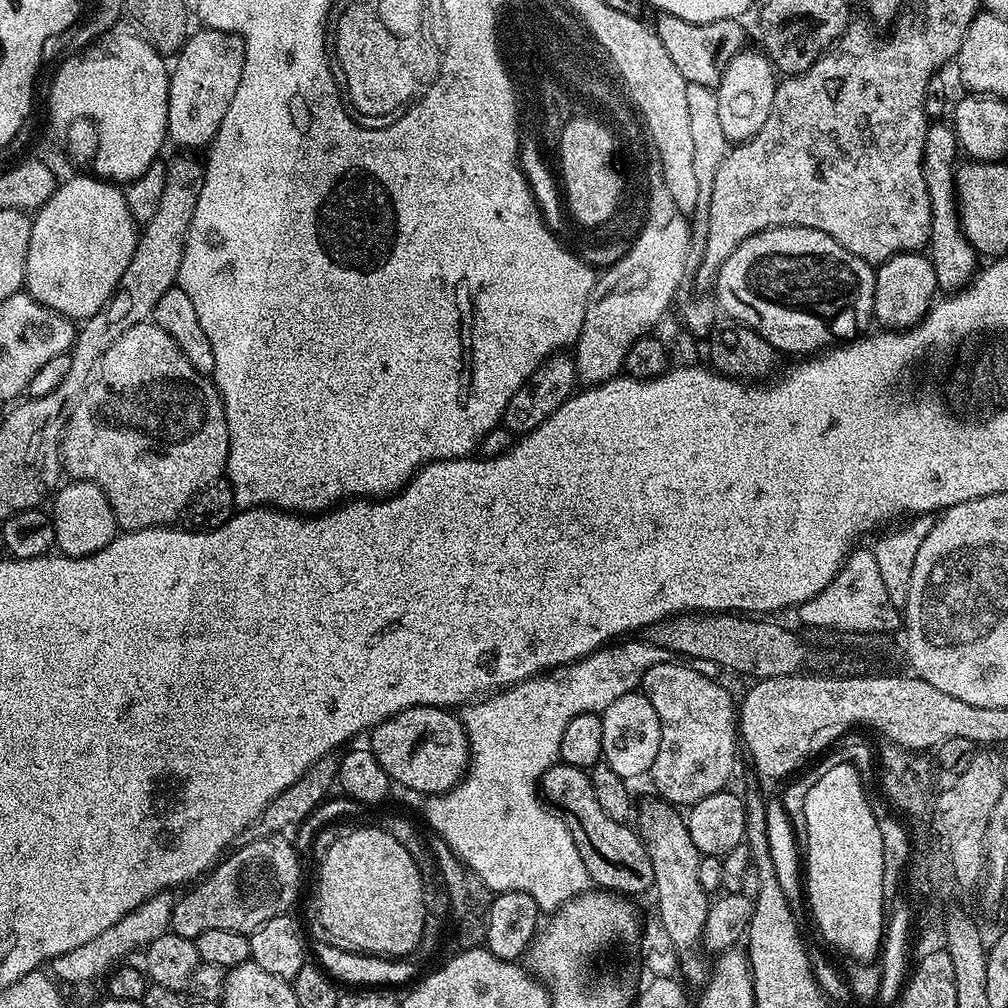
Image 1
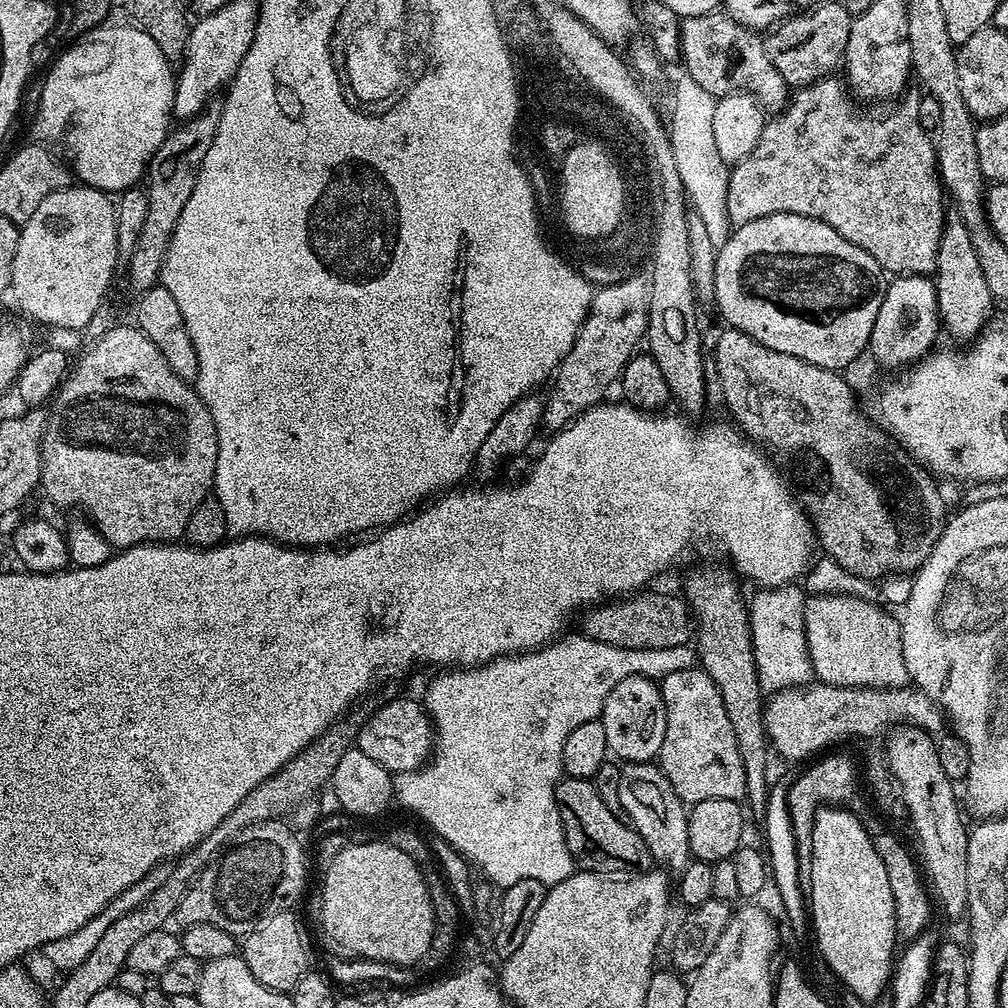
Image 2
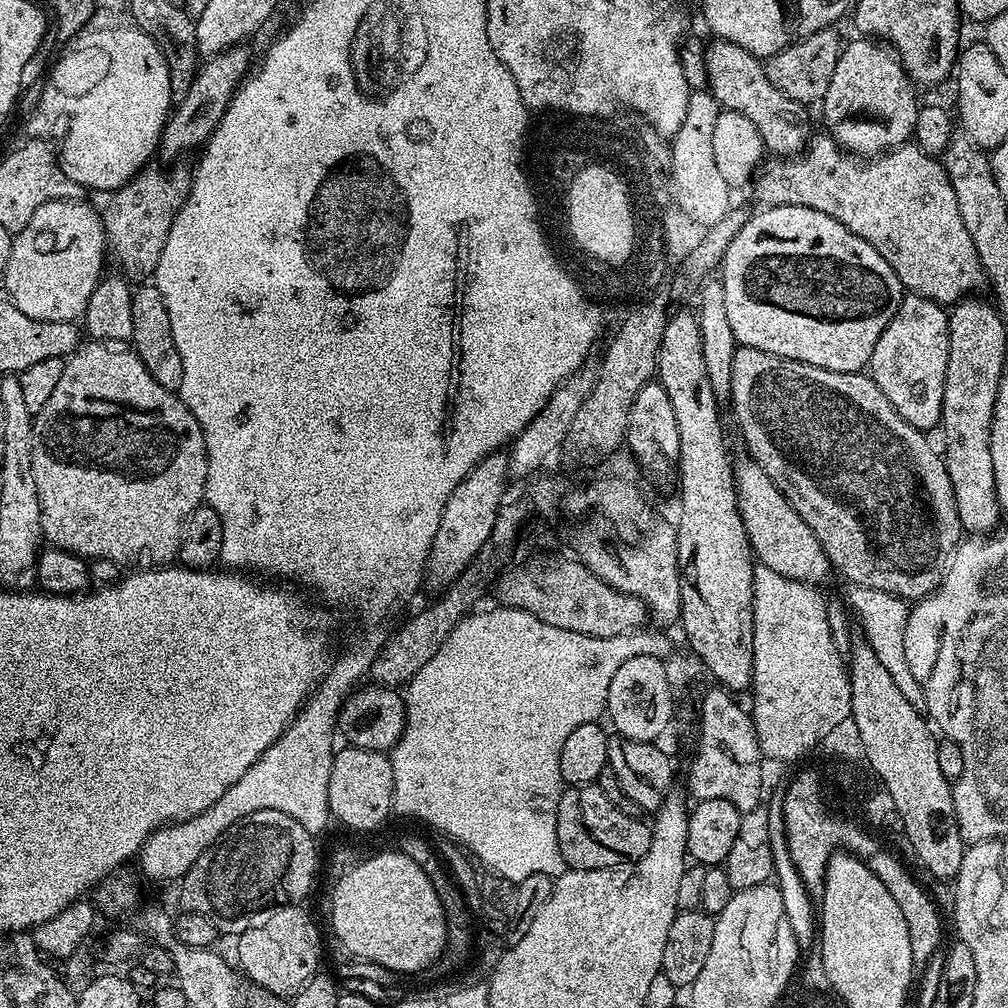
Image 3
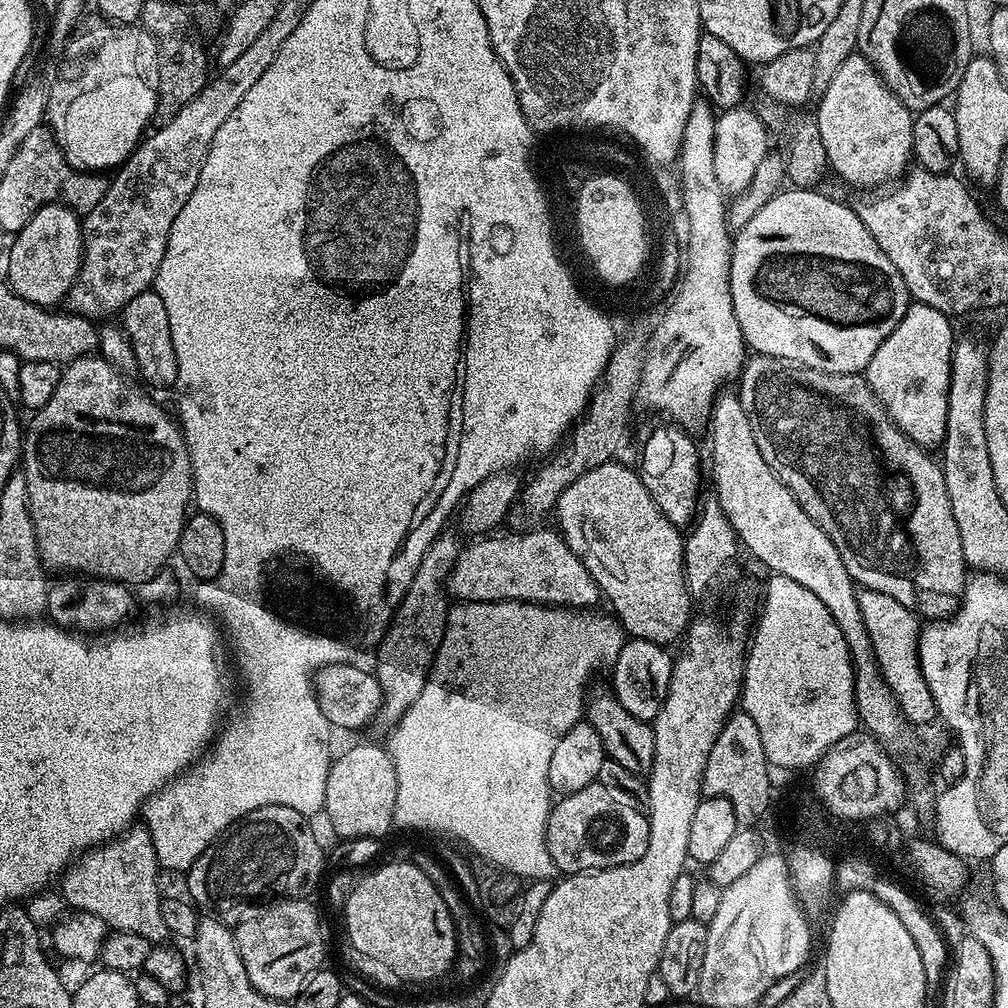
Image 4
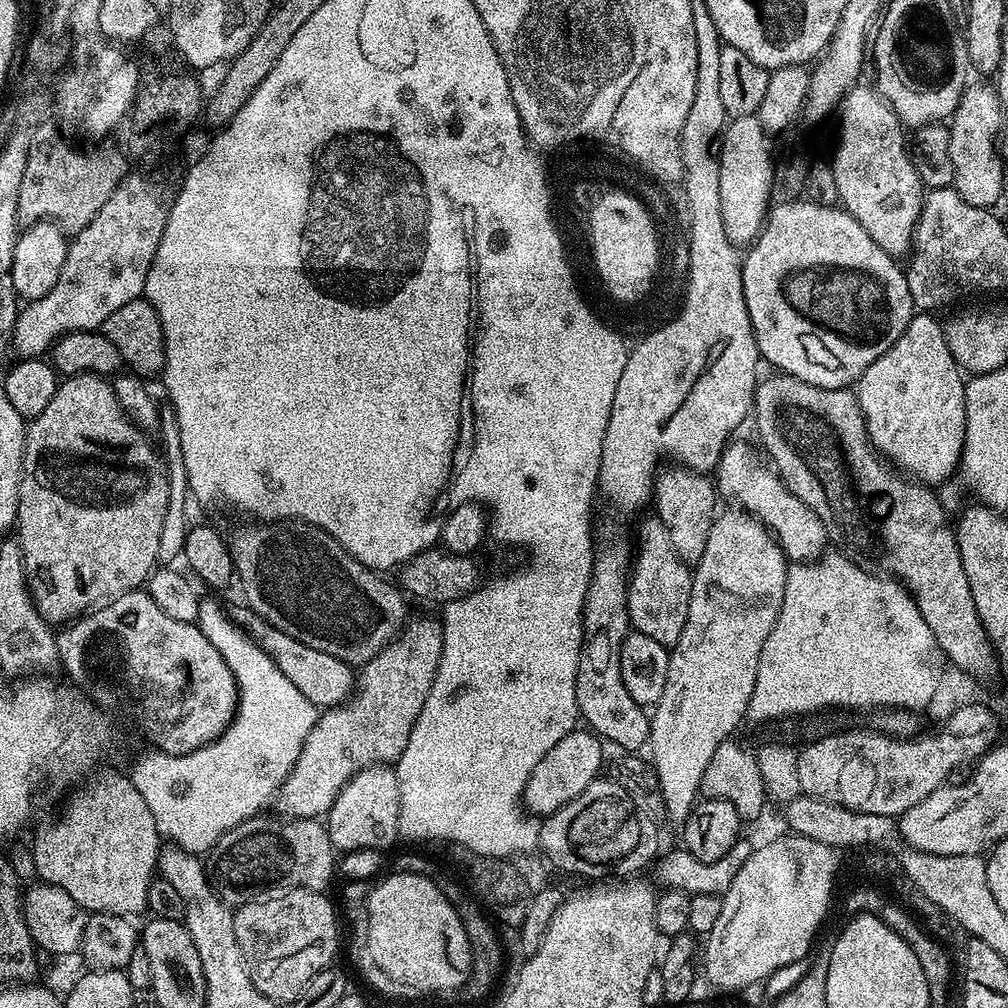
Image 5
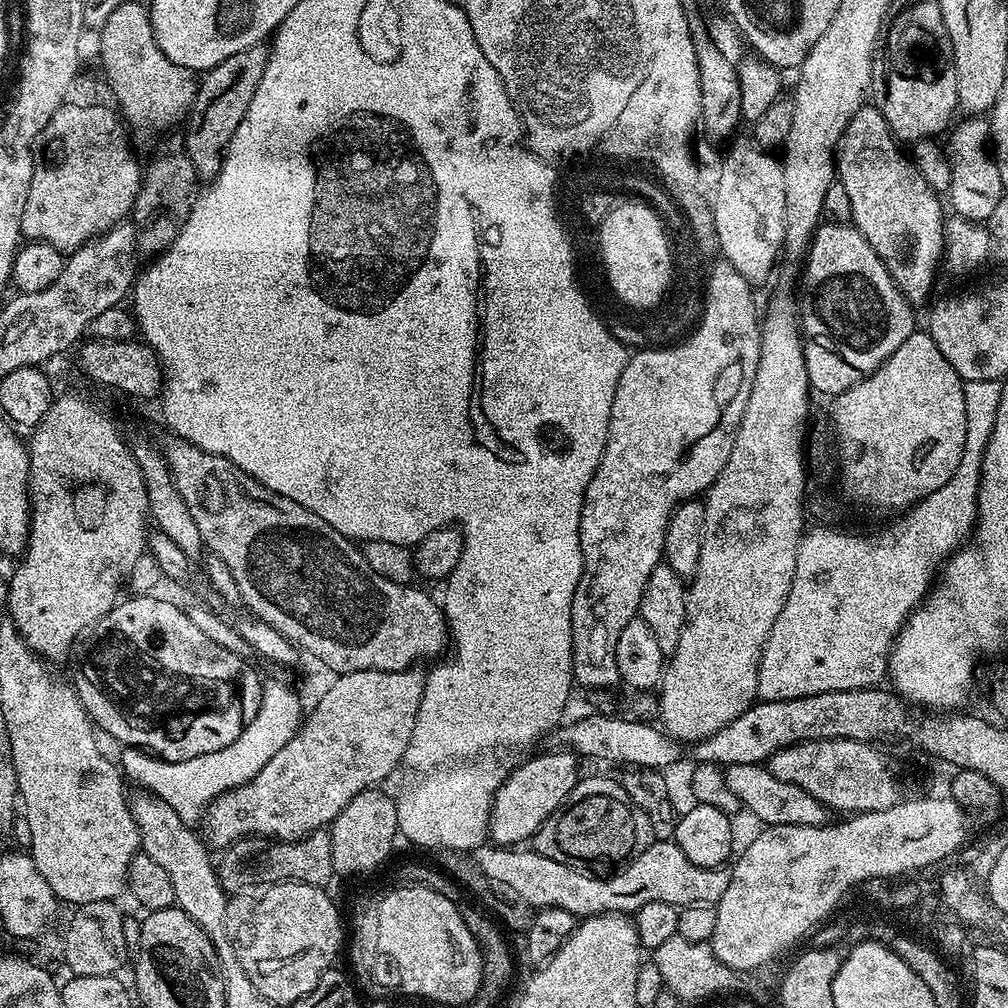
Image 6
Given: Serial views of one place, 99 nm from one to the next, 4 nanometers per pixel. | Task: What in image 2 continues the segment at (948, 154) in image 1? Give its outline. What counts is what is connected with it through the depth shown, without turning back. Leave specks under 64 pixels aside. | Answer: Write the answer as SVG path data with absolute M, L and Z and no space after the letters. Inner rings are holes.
M955 210L949 211L944 221L936 255L934 283L940 319L946 332L956 340L974 341L989 327L988 319L992 316L994 297L990 286L986 286L986 274L982 274L978 254L974 254L974 242L970 238L970 232L966 230L960 213Z

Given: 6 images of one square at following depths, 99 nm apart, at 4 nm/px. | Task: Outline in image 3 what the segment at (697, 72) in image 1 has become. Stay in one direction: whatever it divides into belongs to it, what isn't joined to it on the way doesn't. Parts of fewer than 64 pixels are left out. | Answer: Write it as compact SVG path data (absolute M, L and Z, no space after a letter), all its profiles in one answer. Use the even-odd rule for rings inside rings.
M716 38L711 42L713 44L709 43L704 49L706 74L708 75L707 91L712 93L721 109L737 112L746 118L750 118L750 122L754 122L764 147L769 153L780 158L787 158L796 155L797 152L803 152L814 132L808 126L809 109L803 104L794 102L794 98L786 98L786 94L782 94L782 90L778 90L778 86L774 86L774 82L770 82L770 78L766 78L766 70L761 57L750 54L750 50L744 50L742 46L738 46L729 40Z

